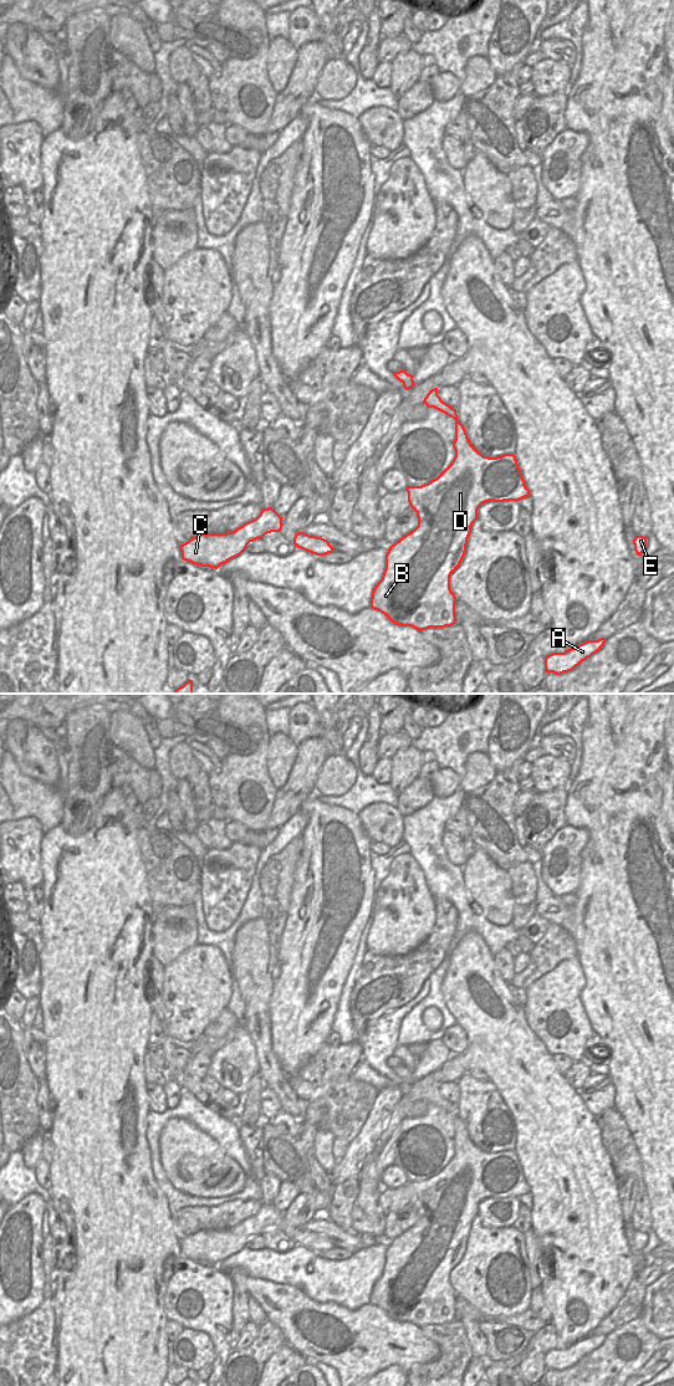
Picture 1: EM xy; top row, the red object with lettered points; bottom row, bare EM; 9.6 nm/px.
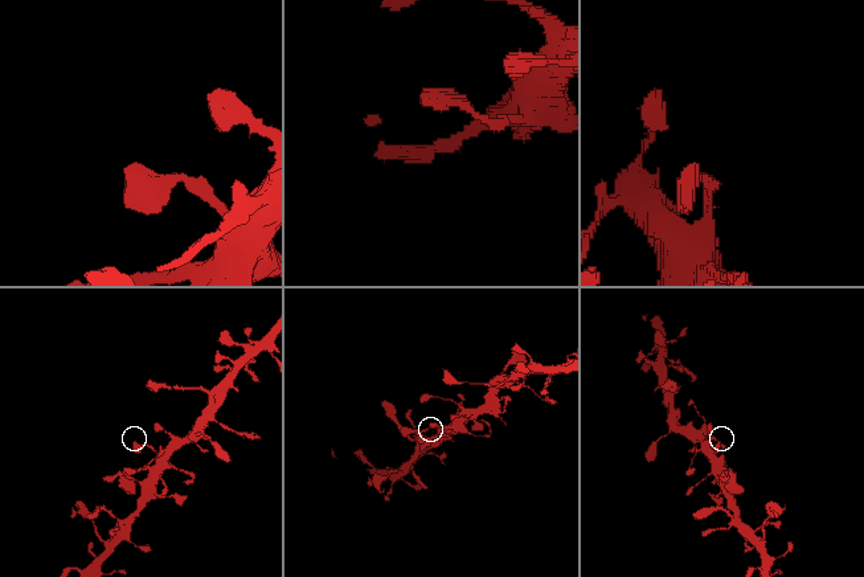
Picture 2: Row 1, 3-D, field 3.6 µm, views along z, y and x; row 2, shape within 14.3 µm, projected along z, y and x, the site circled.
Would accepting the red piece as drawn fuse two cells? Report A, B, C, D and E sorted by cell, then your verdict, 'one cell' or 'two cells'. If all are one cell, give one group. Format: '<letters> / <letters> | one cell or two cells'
A B C D E | one cell

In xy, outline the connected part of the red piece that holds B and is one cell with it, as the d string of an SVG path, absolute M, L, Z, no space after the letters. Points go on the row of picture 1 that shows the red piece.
M438 388L423 400L455 420L455 456L434 480L422 486L407 486L408 502L417 512L418 526L392 544L385 554L385 569L372 592L371 608L384 614L392 623L417 630L445 628L456 623L456 597L450 589L450 576L460 566L479 507L489 501L520 501L530 497L514 454L484 456L470 443L456 409L441 400Z

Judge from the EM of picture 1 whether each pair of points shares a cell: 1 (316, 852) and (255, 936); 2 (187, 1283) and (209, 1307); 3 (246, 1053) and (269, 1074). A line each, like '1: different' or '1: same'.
1: different
2: same
3: different

